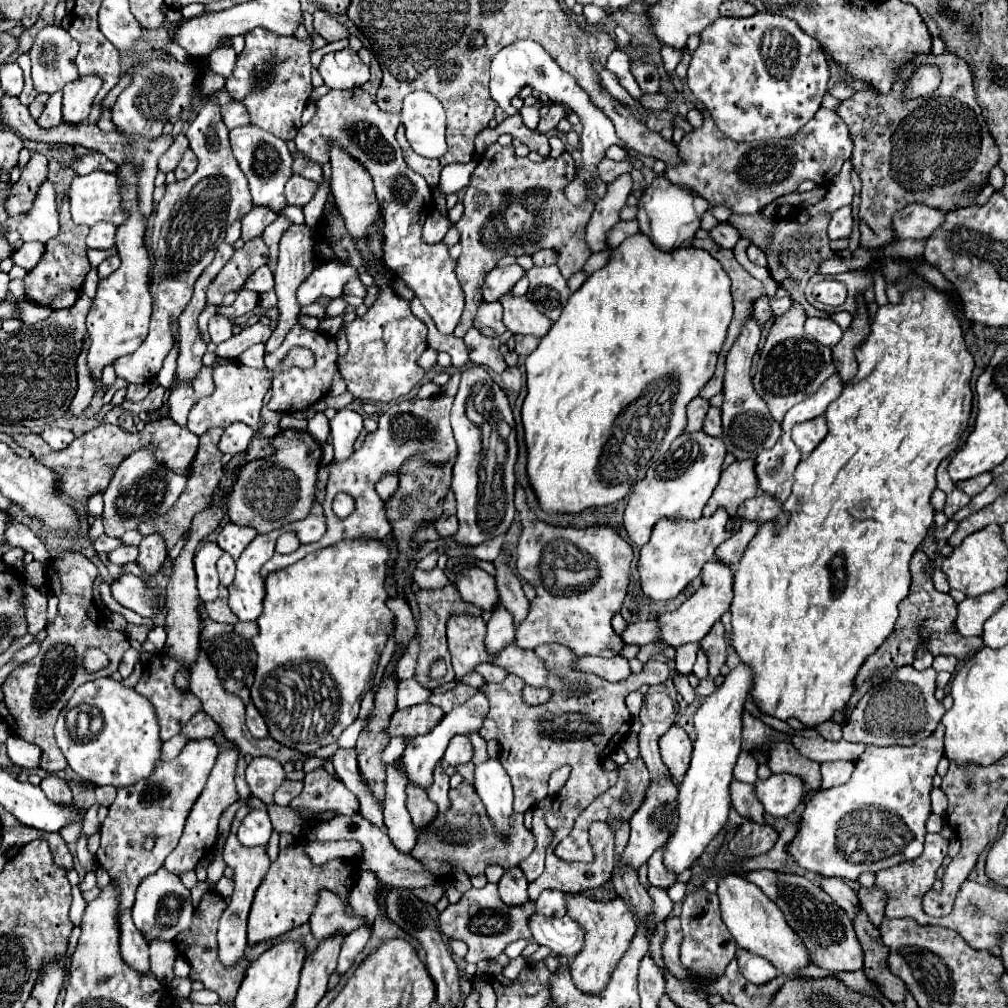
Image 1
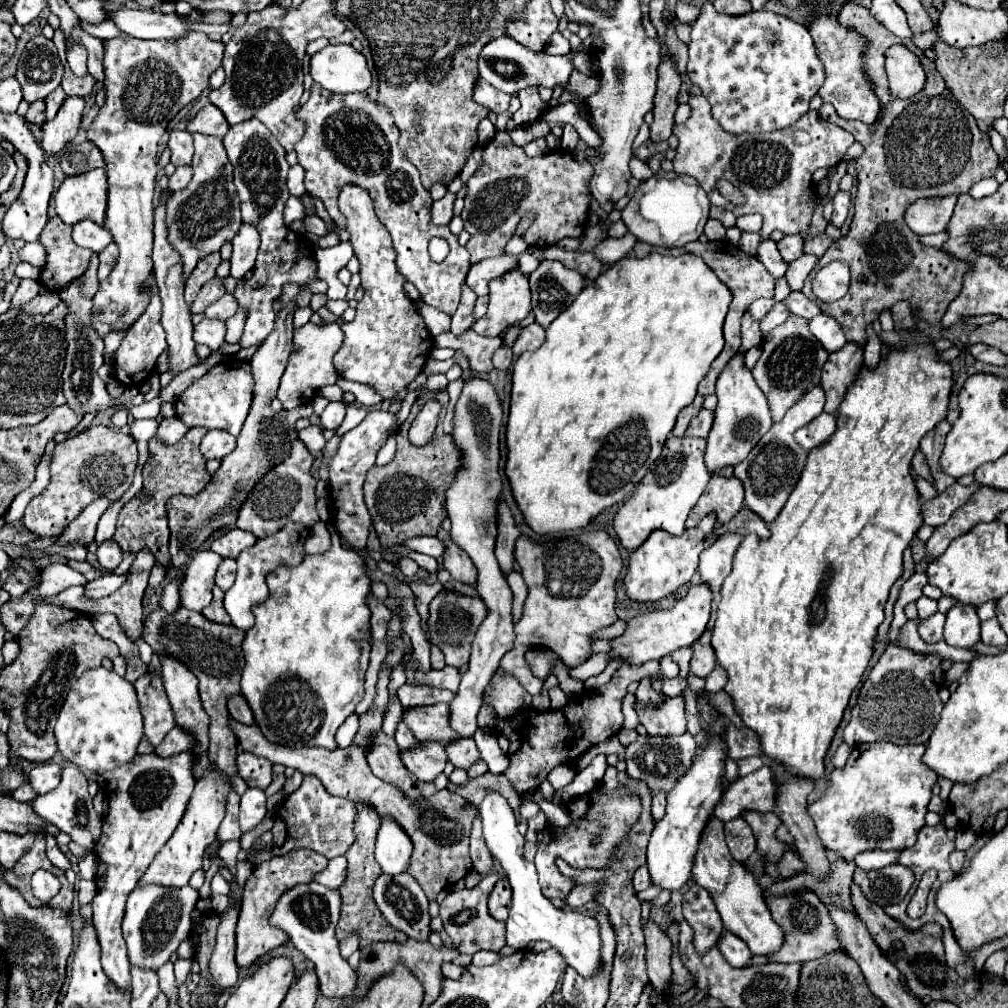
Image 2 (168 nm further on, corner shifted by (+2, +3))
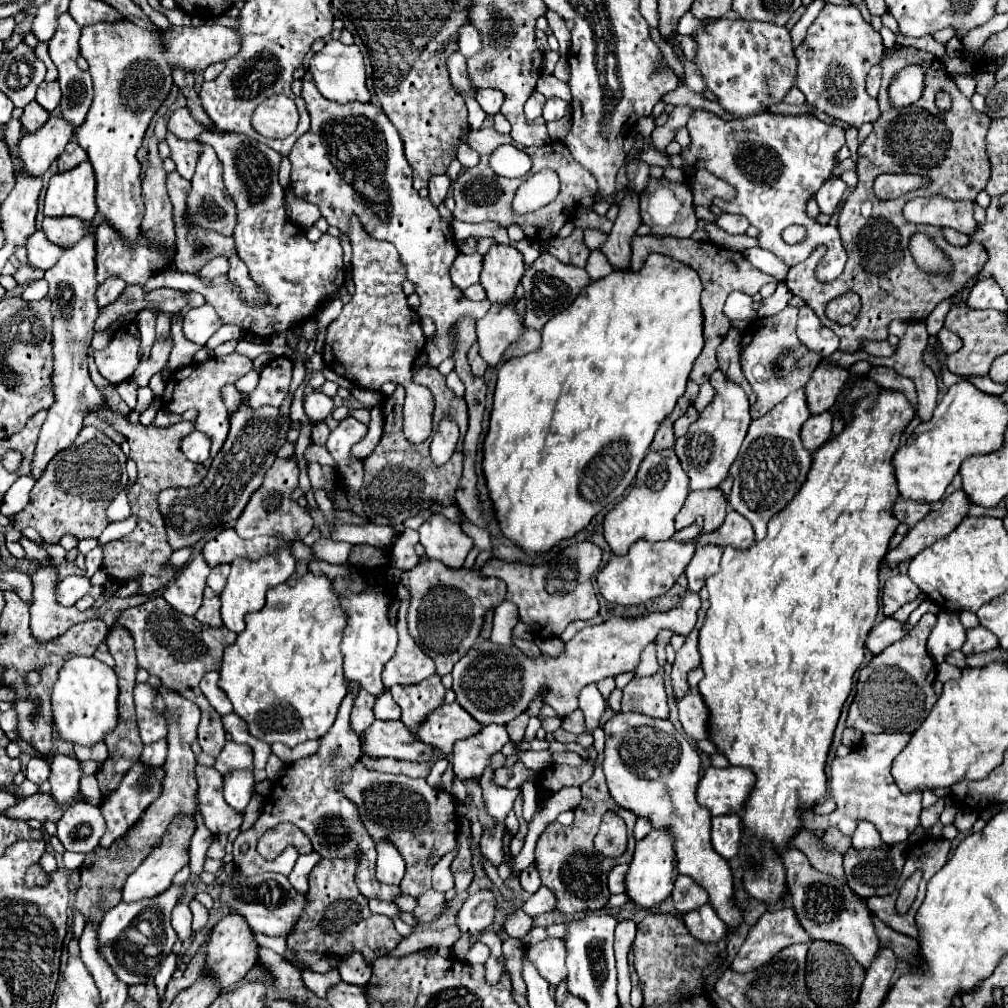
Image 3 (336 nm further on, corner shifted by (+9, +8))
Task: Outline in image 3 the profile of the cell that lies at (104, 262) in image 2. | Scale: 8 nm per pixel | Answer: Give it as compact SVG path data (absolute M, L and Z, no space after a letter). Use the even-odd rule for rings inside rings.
M108 221L98 225L98 229L96 229L96 267L98 267L96 279L98 279L98 283L104 283L108 277L116 275L130 285L134 285L134 283L144 285L152 275L166 269L170 259L172 259L172 249L168 249L168 247L154 249L152 243L146 239L144 231L136 239L136 243L134 241L128 243L128 239L122 239L122 235ZM152 267L154 267L154 271L152 271Z

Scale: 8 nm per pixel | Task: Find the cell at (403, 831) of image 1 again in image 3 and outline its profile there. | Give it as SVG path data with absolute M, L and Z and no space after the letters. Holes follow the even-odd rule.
M388 843L376 845L378 851L378 867L376 867L376 879L386 885L400 885L404 877L404 861L398 855L394 847Z

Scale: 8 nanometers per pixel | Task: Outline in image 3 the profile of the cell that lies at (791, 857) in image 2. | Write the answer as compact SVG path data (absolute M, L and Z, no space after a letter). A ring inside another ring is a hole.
M788 849L782 855L782 863L786 869L790 901L804 931L812 939L832 941L848 947L850 953L858 959L858 963L862 963L862 967L868 967L870 959L874 959L874 955L878 953L880 941L874 931L872 917L864 899L860 899L842 879L824 875L818 869L814 869L806 855L802 855L802 851L798 849Z

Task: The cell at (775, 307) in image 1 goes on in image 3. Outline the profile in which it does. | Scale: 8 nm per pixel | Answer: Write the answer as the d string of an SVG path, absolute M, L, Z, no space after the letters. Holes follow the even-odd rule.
M734 291L724 303L724 315L728 319L754 319L756 311L752 309L752 297L746 293Z

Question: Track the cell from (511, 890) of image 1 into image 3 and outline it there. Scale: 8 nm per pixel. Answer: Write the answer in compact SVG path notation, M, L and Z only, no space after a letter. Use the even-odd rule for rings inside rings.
M476 891L470 895L462 909L456 915L458 929L462 933L474 935L486 931L494 921L494 893L492 891Z

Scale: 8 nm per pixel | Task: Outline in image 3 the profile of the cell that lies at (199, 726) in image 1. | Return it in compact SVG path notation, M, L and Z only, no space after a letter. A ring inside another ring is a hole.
M158 741L158 743L152 743L152 745L146 745L142 755L140 755L140 761L148 767L162 767L166 759L166 741Z

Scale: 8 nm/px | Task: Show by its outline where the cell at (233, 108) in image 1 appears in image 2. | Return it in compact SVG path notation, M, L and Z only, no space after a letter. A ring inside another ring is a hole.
M207 104L199 110L199 114L187 124L189 132L203 132L211 136L225 136L229 130L229 124L223 116L223 112L215 104Z

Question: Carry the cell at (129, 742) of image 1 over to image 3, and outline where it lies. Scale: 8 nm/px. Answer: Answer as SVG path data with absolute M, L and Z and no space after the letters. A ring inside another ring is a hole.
M74 657L64 663L52 689L54 723L60 737L68 743L92 745L104 741L104 735L114 729L118 715L118 681L114 669L96 657Z

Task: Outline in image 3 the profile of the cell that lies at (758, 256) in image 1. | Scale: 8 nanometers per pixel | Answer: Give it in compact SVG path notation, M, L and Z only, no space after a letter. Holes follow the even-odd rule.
M722 213L718 219L716 219L716 225L730 233L730 235L738 235L738 233L746 233L748 229L748 219L742 217L742 215L730 215L730 213Z

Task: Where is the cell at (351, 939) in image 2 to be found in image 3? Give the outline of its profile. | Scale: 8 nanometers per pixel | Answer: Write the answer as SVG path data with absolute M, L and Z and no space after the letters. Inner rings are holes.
M330 957L328 961L330 961L330 965L332 965L332 969L330 969L328 973L314 973L314 971L310 971L310 969L302 971L304 985L306 985L316 997L320 997L320 999L326 999L326 991L340 981L340 975L338 975L338 963L340 963L340 959L338 959L338 957Z

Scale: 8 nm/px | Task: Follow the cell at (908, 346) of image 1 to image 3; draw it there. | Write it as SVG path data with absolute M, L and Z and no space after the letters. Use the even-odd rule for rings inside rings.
M882 391L882 395L874 395L874 399L864 399L858 403L858 411L854 411L854 423L848 423L844 431L836 437L830 439L826 445L822 445L818 451L814 451L814 463L810 469L810 475L806 483L802 485L802 491L798 491L796 499L790 501L790 507L786 511L780 511L770 519L768 535L762 543L756 543L754 547L746 551L730 551L726 547L722 555L722 569L712 575L706 581L706 589L710 593L710 607L706 611L706 621L700 629L700 655L702 655L702 669L704 669L704 679L698 683L698 691L710 711L708 717L708 733L710 741L716 745L716 749L730 761L730 765L740 765L740 767L750 767L752 773L756 775L754 787L746 799L744 813L740 815L740 825L742 825L742 853L750 859L754 859L756 865L762 863L762 841L770 841L776 849L778 855L782 855L788 849L788 843L794 839L794 835L802 829L802 821L798 817L800 807L812 809L822 797L826 795L826 759L828 751L832 745L834 729L842 711L842 705L846 697L850 695L852 689L852 677L860 663L864 661L864 641L868 637L868 631L874 625L878 607L874 609L874 599L878 601L878 571L880 563L888 551L888 541L894 535L896 527L900 523L894 523L894 517L890 517L890 507L894 507L894 501L900 497L898 487L896 487L896 477L894 477L894 467L892 467L892 455L896 453L896 447L900 445L900 435L906 429L906 425L914 417L912 405L906 401L904 393L900 391Z

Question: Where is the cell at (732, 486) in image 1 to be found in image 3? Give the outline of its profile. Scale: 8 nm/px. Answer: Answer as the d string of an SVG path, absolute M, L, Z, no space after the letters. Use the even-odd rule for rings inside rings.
M720 489L714 491L692 491L686 497L684 507L676 515L676 529L684 529L696 521L696 517L704 519L704 533L714 531L724 523L726 517L726 499Z

